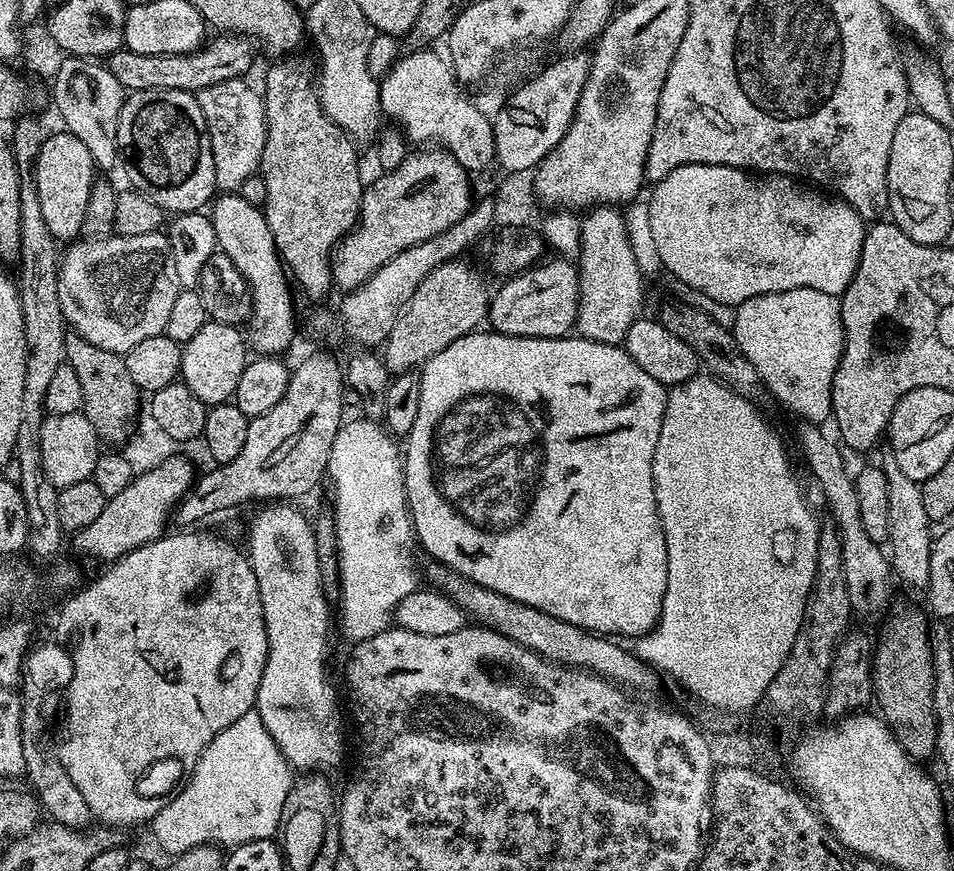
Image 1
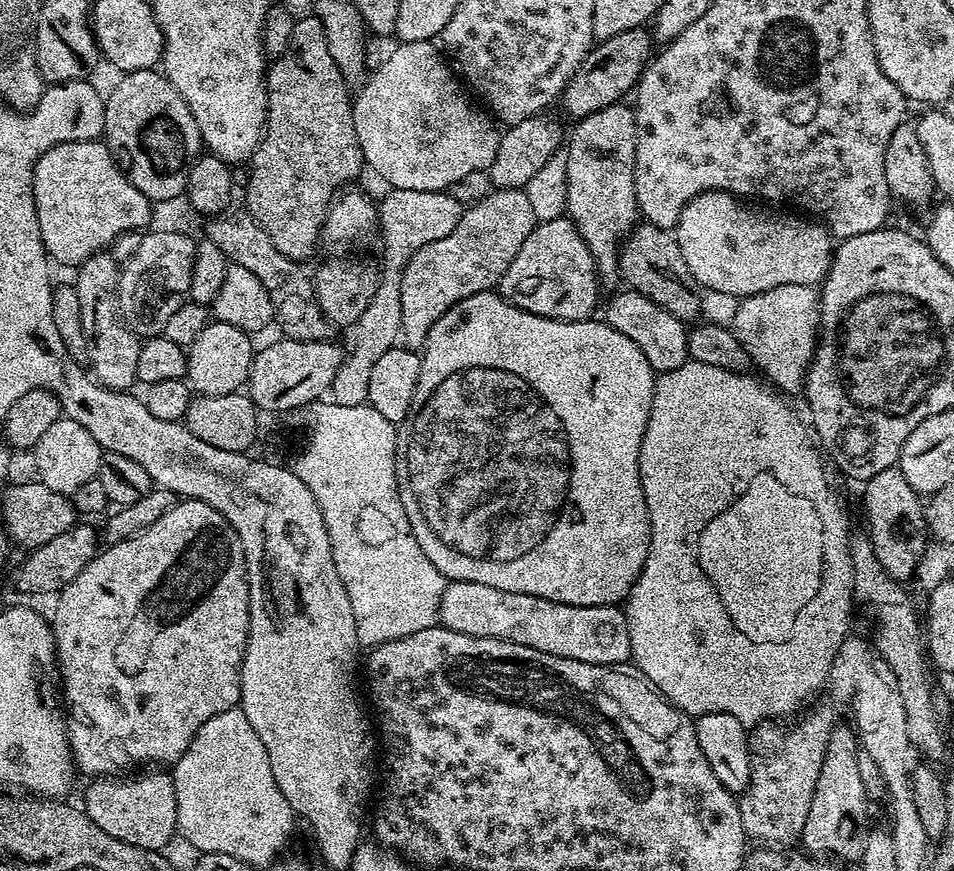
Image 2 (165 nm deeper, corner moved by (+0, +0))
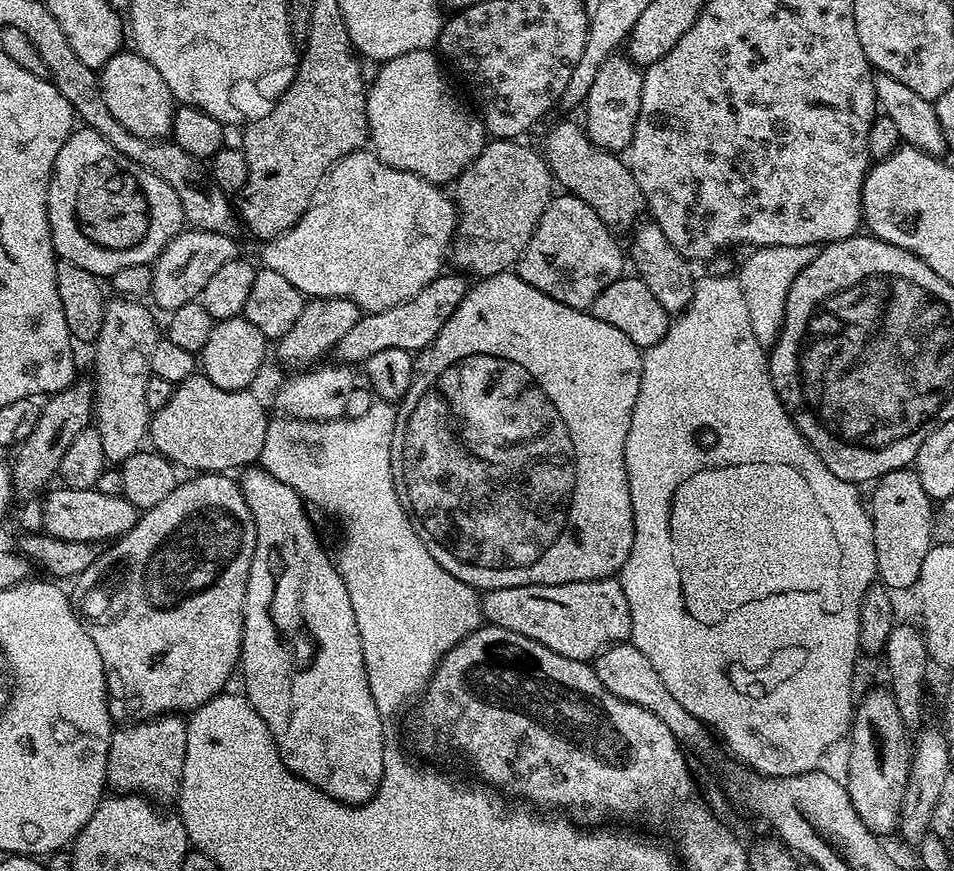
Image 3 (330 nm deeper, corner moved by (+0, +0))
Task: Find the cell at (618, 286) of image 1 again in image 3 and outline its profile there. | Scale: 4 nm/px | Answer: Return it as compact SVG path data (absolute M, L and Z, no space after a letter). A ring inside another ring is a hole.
M614 54L606 62L602 62L602 70L598 70L594 78L594 86L590 86L588 99L582 105L585 120L583 127L588 137L596 143L599 148L607 152L620 154L628 147L634 134L636 119L642 106L642 86L644 85L644 74L641 65L629 59L627 55Z

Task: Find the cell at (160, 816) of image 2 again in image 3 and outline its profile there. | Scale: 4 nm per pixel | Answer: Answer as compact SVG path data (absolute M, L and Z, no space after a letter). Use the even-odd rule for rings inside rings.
M180 714L156 716L153 720L138 720L117 727L110 738L110 750L106 762L107 787L116 794L146 796L153 802L175 801L180 794L182 766L186 762L186 734L188 725Z

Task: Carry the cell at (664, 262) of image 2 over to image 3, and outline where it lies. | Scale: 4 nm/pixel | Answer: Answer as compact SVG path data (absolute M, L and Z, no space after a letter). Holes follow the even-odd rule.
M564 120L554 125L544 140L542 155L555 183L559 187L561 184L565 193L582 198L582 202L586 202L586 206L590 206L590 210L594 210L594 214L598 214L613 233L631 233L641 219L640 211L643 213L646 208L634 174L619 155L599 148L577 121L576 124L572 120Z

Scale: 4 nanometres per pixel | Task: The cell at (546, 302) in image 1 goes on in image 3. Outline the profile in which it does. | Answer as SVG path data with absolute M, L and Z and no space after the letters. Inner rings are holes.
M556 194L541 214L514 271L517 276L530 282L534 290L542 290L542 294L571 308L588 310L598 294L610 286L610 282L625 275L626 252L620 249L615 239L619 240L612 229L604 225L602 218L598 218L598 214L594 214L594 210L582 202L582 198Z

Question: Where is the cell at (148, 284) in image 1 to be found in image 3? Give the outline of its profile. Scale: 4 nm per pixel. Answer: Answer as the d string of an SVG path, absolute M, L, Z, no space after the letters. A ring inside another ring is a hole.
M181 230L162 250L162 254L151 265L152 290L150 300L157 309L171 310L191 304L199 297L200 291L210 282L218 269L226 262L241 255L237 241L226 234L203 230Z

